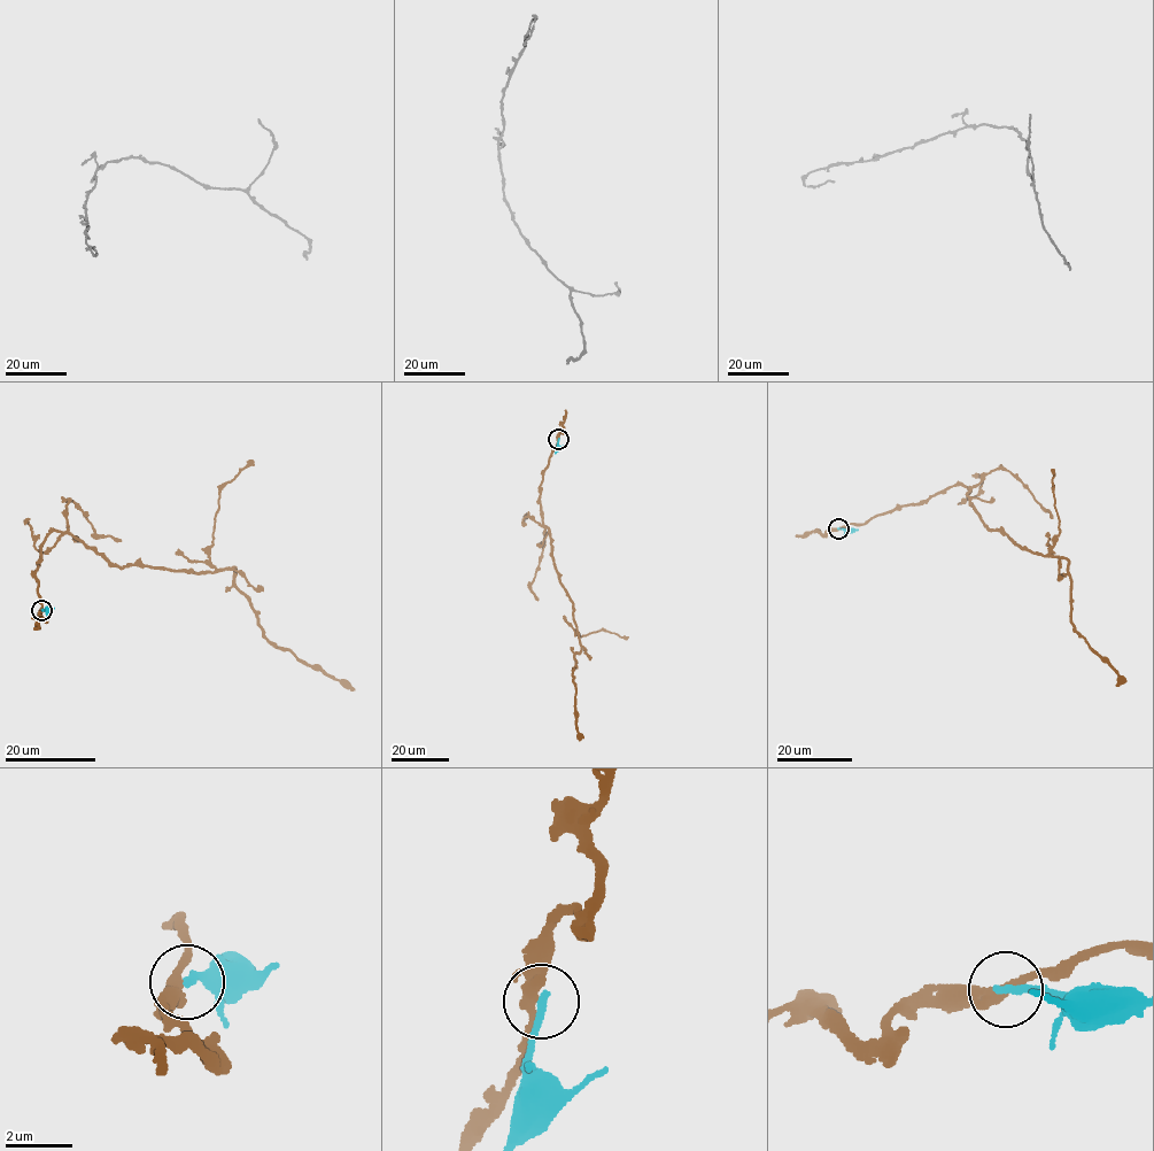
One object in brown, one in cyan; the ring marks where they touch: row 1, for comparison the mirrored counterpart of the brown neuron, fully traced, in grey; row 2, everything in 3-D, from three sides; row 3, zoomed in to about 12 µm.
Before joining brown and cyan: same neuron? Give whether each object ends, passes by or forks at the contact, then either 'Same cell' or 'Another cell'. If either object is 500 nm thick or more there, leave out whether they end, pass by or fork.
At the ring brown passes by. At the ring cyan ends. Another cell

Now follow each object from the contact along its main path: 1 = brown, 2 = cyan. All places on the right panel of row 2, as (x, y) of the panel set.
1: (838, 528), (966, 485), (989, 530), (1008, 534), (1021, 548), (1068, 561), (1070, 619), (1115, 669), (1117, 686)
2: (838, 528), (858, 531)

